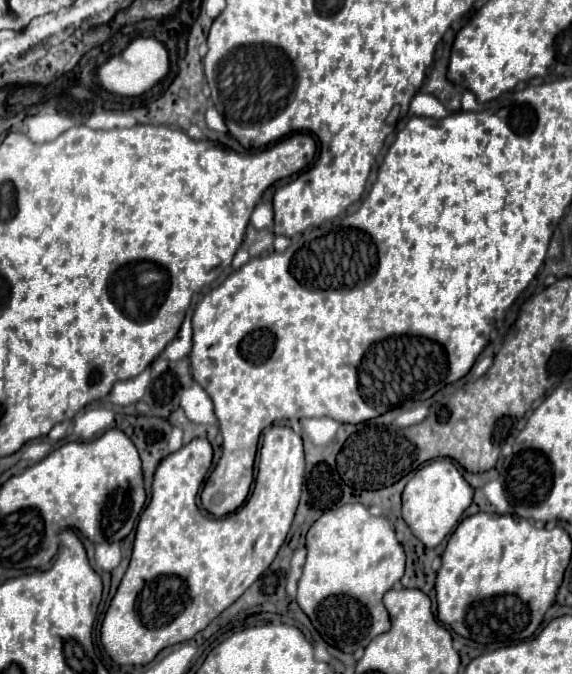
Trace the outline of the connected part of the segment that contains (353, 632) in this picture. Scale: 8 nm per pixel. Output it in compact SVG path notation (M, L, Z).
M346 504L338 510L330 510L330 512L324 512L314 524L312 528L308 530L306 534L306 550L308 550L308 556L306 556L306 564L304 564L304 572L302 572L302 578L298 582L298 606L304 610L304 614L312 620L314 628L320 632L320 636L330 644L330 646L336 646L338 650L342 652L356 652L358 648L366 648L378 634L384 634L390 630L390 618L388 618L388 612L382 604L382 596L396 584L400 582L400 578L404 576L404 548L402 544L396 540L394 536L394 526L384 518L384 516L372 516L368 512L368 508L364 508L362 504Z

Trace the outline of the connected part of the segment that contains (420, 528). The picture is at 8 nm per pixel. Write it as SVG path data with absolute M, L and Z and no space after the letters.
M440 458L422 466L406 484L402 494L402 518L426 548L434 548L458 526L464 510L472 504L472 496L474 488L460 476L458 468L450 460Z

